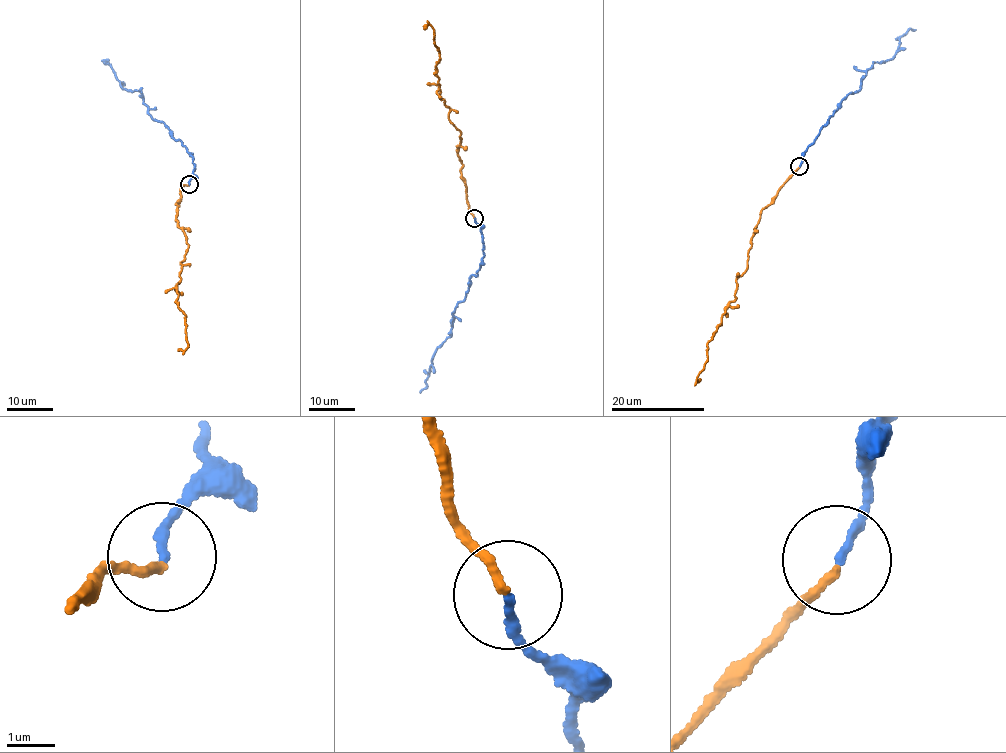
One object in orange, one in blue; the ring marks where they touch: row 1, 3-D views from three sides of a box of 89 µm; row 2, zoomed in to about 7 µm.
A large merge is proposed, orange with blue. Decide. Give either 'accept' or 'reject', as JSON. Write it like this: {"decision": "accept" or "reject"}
{"decision": "accept"}

